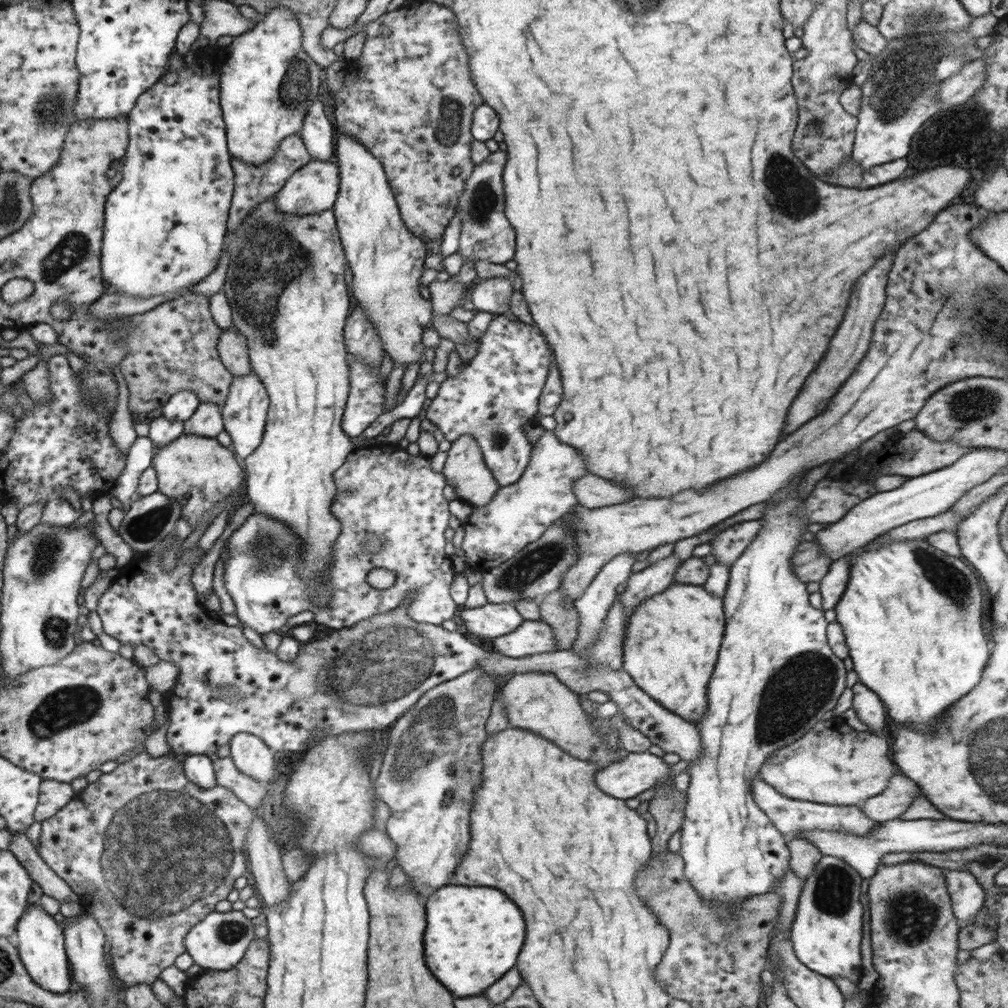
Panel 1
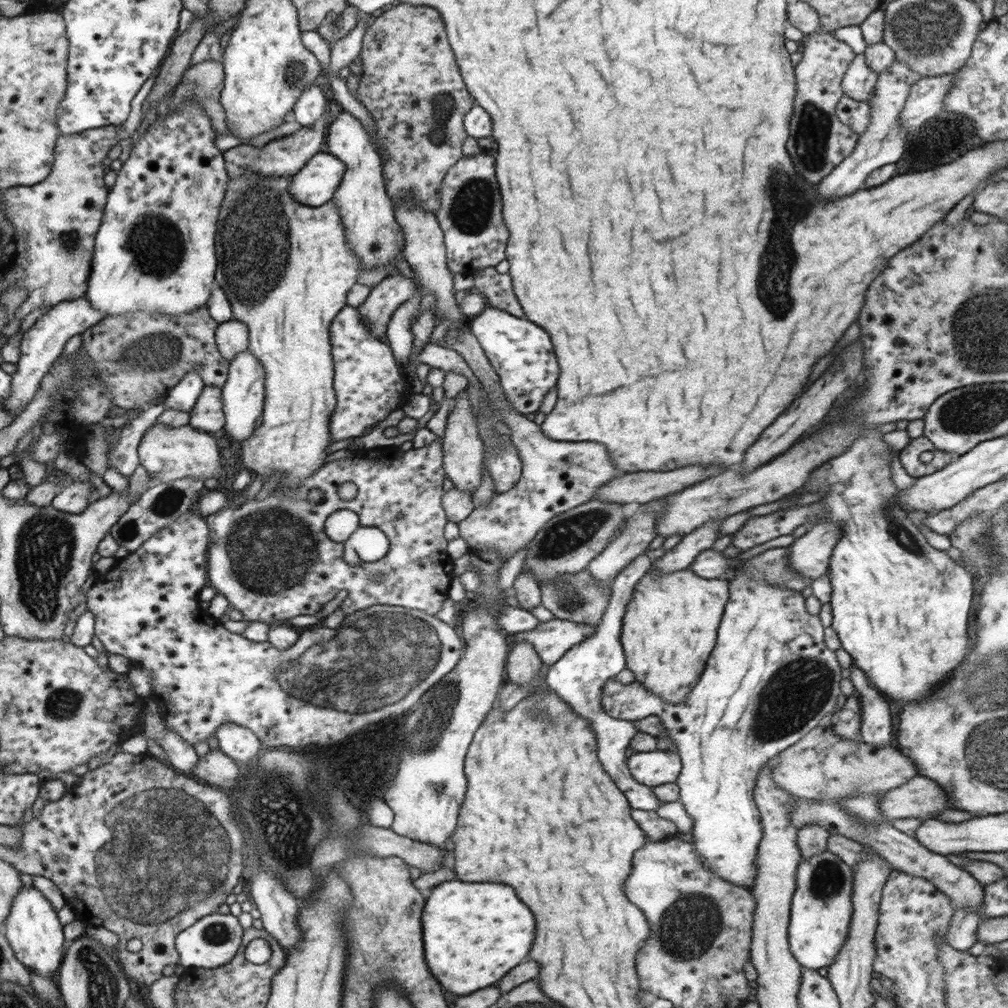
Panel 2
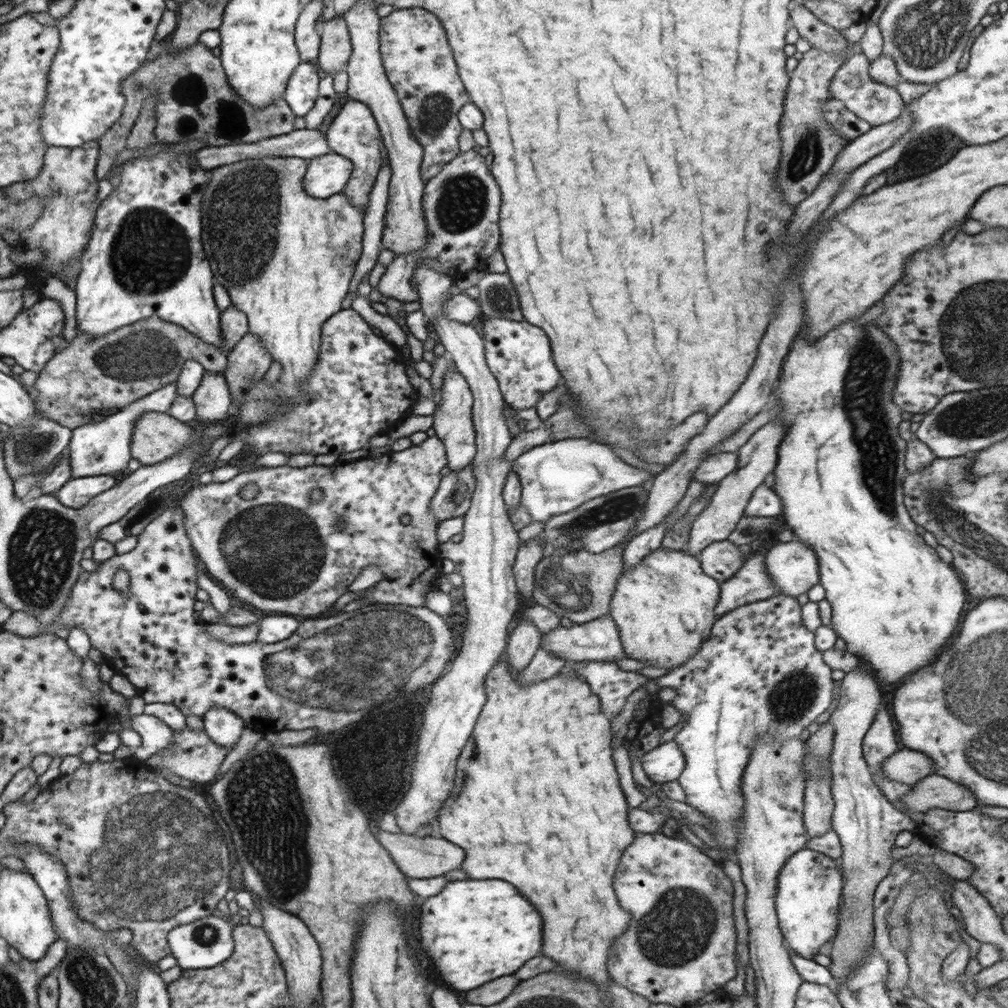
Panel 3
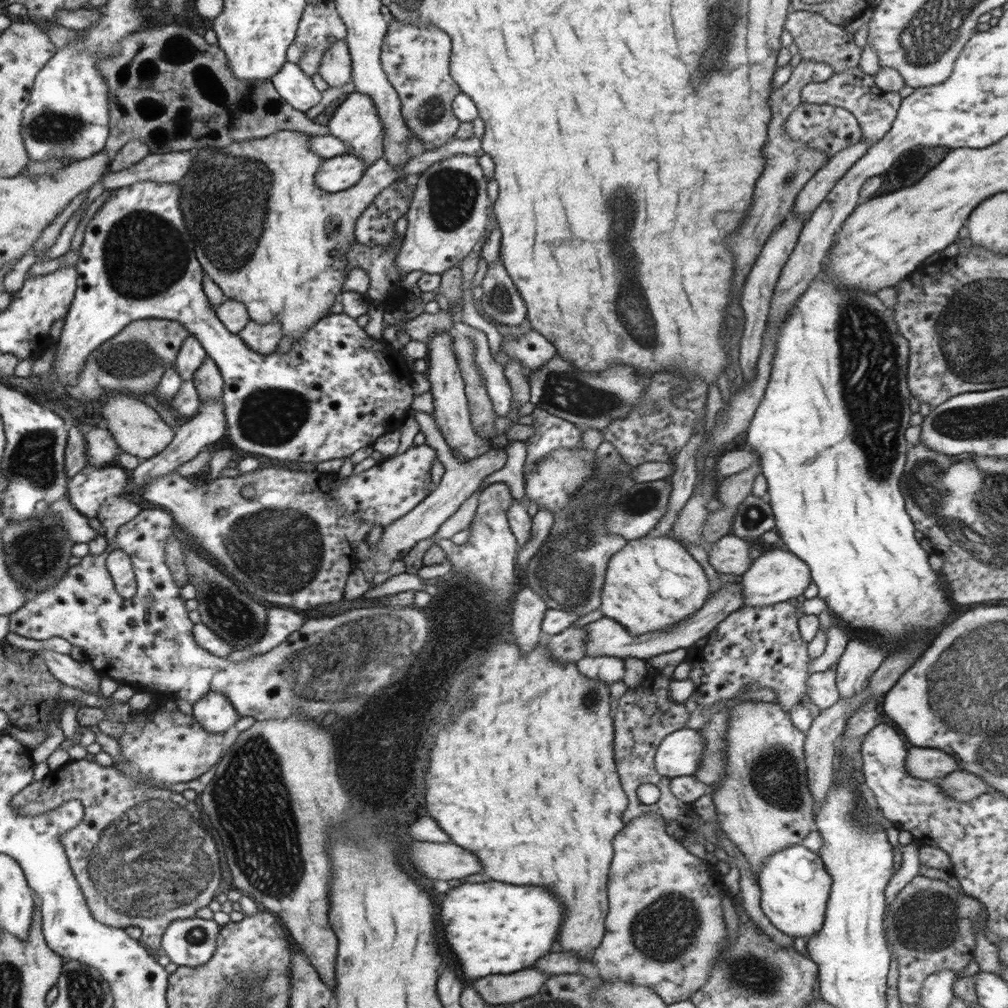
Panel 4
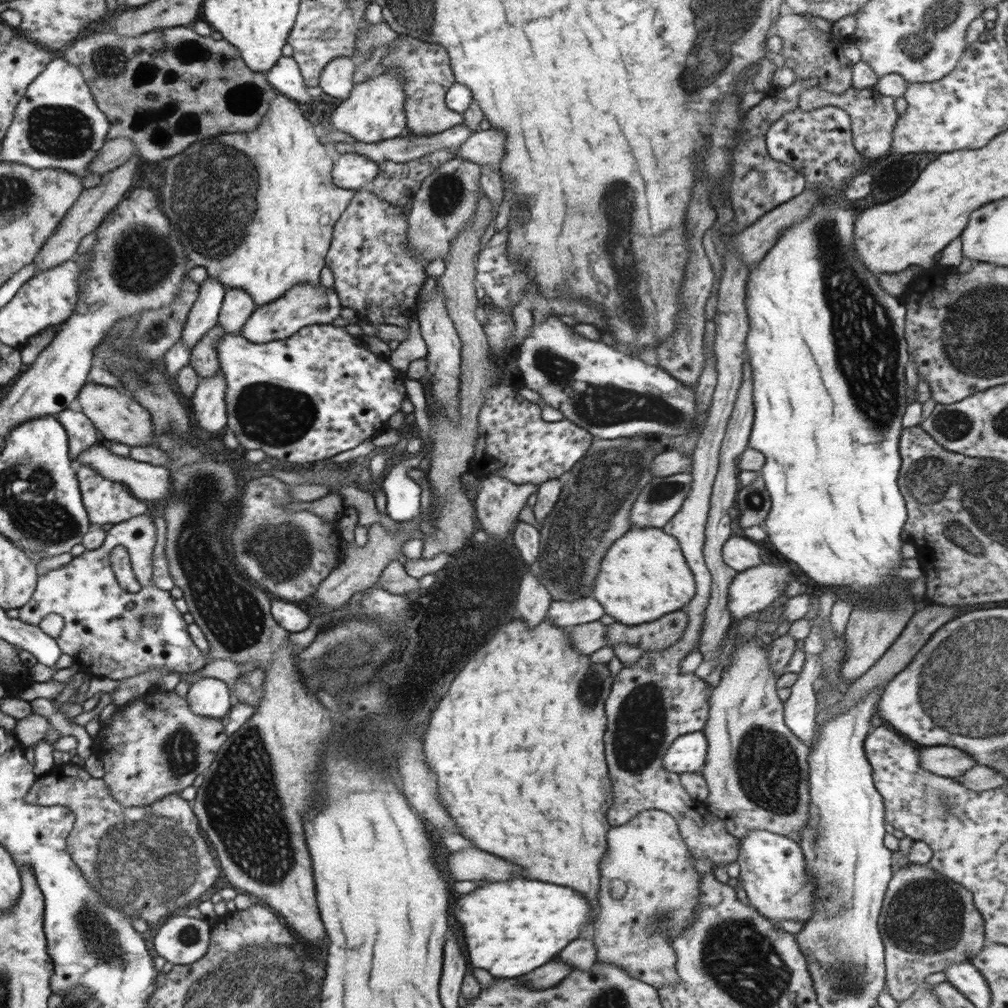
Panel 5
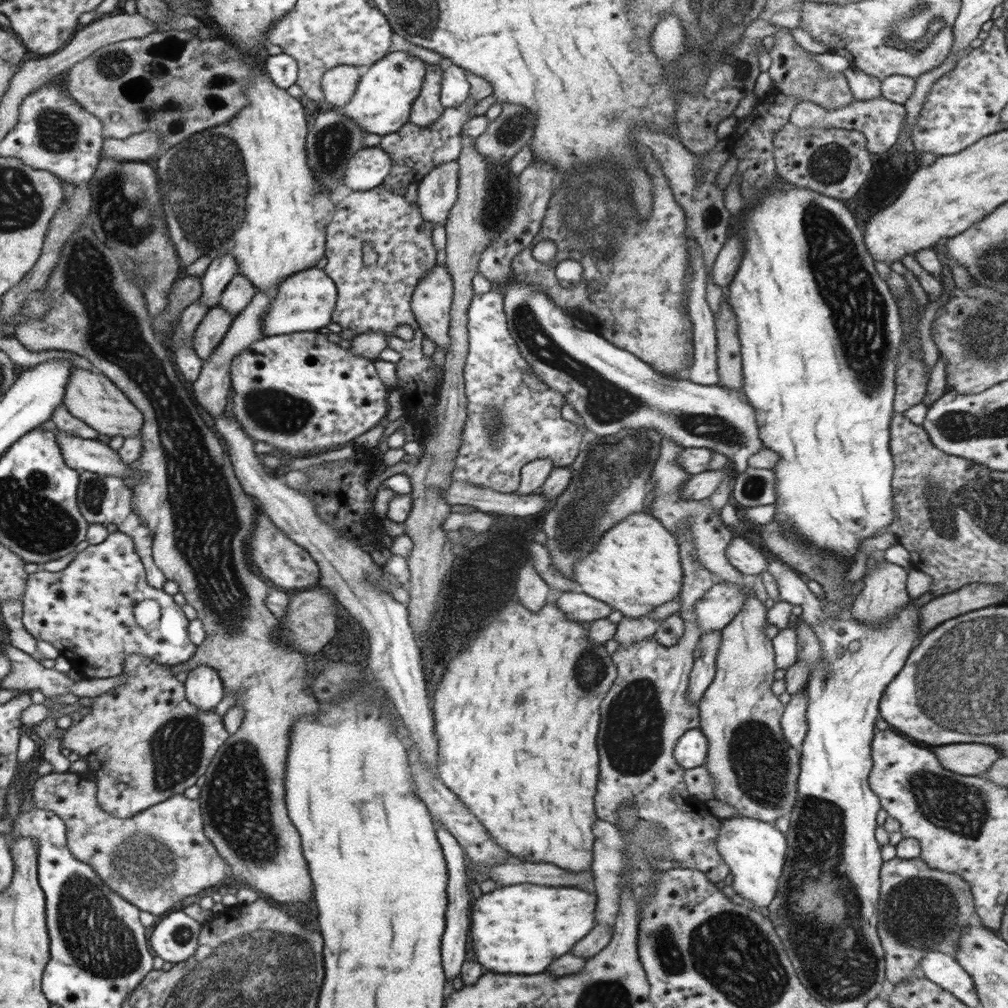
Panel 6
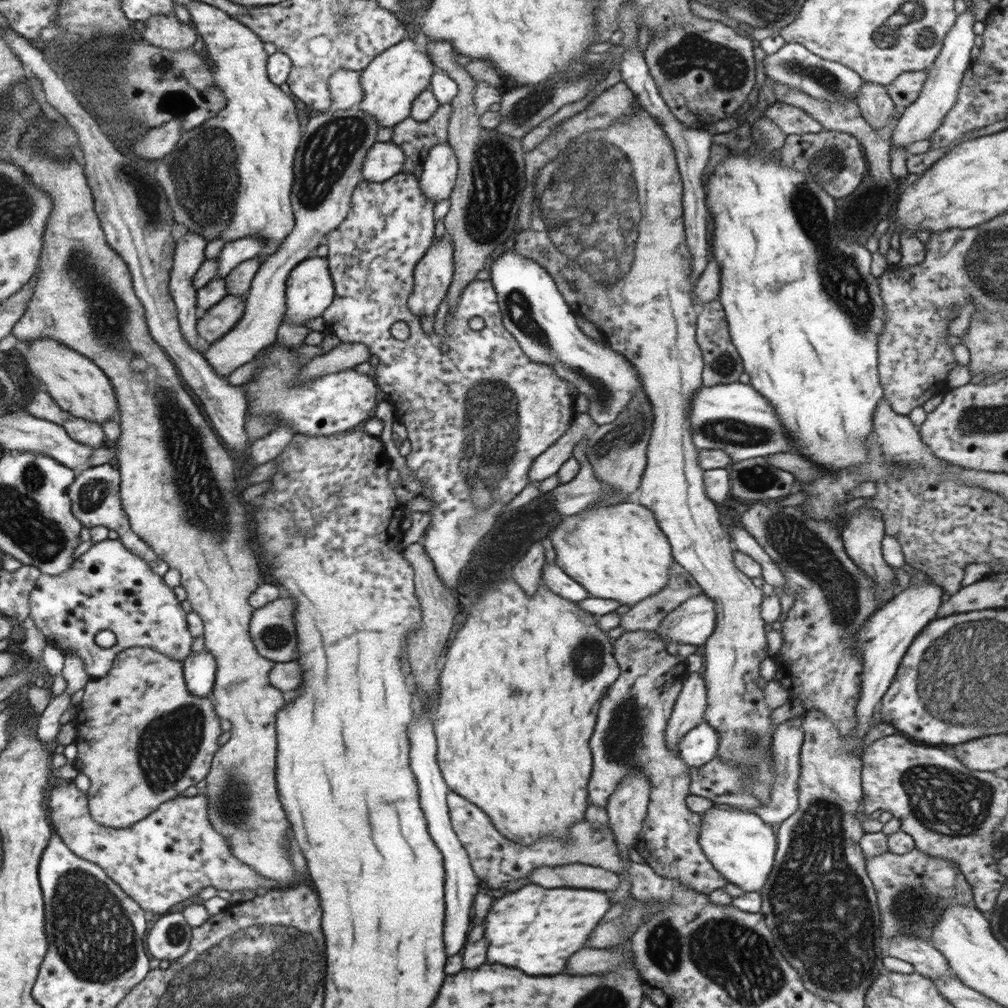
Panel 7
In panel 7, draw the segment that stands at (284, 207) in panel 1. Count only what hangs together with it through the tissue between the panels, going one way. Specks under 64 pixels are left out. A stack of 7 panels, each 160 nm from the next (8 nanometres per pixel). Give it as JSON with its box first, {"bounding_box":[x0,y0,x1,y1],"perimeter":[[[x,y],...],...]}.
{"bounding_box":[363,141,405,182],"perimeter":[[[376,141],[363,162],[364,181],[384,182],[402,172],[405,154],[400,145],[392,141]]]}

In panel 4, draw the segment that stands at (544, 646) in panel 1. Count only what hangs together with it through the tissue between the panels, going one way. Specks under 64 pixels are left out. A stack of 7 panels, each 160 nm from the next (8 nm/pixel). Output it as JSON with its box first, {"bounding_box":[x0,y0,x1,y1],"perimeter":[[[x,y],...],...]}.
{"bounding_box":[585,580,743,660],"perimeter":[[[738,580],[736,583],[732,583],[728,587],[721,587],[720,590],[716,591],[712,597],[706,600],[702,608],[697,610],[695,615],[681,620],[680,623],[676,623],[673,627],[665,628],[664,631],[654,631],[645,635],[632,636],[617,620],[603,616],[601,619],[586,626],[587,647],[585,656],[613,656],[620,660],[636,657],[646,660],[659,654],[662,655],[678,650],[678,648],[688,649],[697,640],[712,632],[731,612],[737,611],[743,606],[742,582]]]}

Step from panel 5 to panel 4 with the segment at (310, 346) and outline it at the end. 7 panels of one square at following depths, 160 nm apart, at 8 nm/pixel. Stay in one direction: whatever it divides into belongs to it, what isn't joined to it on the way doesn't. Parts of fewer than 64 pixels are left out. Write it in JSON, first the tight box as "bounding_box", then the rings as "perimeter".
{"bounding_box":[52,180,413,463],"perimeter":[[[143,180],[136,182],[124,188],[114,189],[106,202],[96,211],[92,220],[88,222],[85,228],[84,242],[79,250],[79,259],[75,264],[77,270],[77,287],[75,297],[71,302],[69,311],[65,316],[65,325],[63,326],[60,339],[54,344],[56,349],[55,358],[52,362],[53,374],[57,376],[57,383],[53,383],[54,388],[58,386],[74,386],[79,382],[82,367],[85,368],[88,356],[92,352],[99,350],[110,339],[118,335],[128,324],[140,319],[166,319],[181,322],[198,340],[210,357],[220,369],[224,386],[221,402],[225,406],[225,419],[227,420],[227,436],[233,443],[233,448],[252,453],[253,455],[266,456],[270,459],[290,461],[294,463],[321,463],[332,459],[346,459],[352,456],[356,451],[366,446],[373,445],[379,436],[391,433],[401,426],[405,412],[410,410],[412,400],[413,371],[402,362],[400,350],[392,350],[390,346],[382,344],[378,339],[372,338],[366,334],[366,331],[356,323],[355,318],[344,313],[331,313],[324,316],[310,327],[301,339],[292,343],[288,352],[280,352],[277,348],[269,355],[258,354],[253,351],[240,335],[231,333],[217,317],[214,307],[209,303],[204,289],[202,288],[202,279],[204,276],[203,268],[196,258],[194,252],[194,243],[190,237],[189,229],[186,225],[184,211],[182,211],[182,190],[181,185],[176,182],[157,182],[156,180]]]}

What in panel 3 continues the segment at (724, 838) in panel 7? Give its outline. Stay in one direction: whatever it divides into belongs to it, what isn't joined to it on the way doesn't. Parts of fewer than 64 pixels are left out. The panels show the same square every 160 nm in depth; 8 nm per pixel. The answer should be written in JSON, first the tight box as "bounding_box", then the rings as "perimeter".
{"bounding_box":[775,848,843,960],"perimeter":[[[806,848],[795,852],[795,854],[790,856],[790,858],[785,862],[785,866],[781,868],[777,878],[775,909],[778,917],[778,925],[780,925],[780,931],[782,932],[783,938],[785,939],[786,946],[789,950],[792,950],[792,952],[796,952],[796,956],[802,956],[802,958],[806,958],[806,960],[814,960],[816,955],[828,949],[829,945],[836,937],[840,923],[840,920],[838,920],[837,916],[838,913],[841,912],[840,906],[843,898],[843,877],[842,869],[838,869],[838,867],[836,867],[836,862],[834,862],[833,858]]]}

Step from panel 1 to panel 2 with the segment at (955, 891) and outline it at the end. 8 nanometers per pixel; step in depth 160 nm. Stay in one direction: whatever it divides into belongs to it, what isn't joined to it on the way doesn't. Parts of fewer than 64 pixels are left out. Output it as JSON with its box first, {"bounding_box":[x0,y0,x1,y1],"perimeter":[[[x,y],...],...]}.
{"bounding_box":[946,908,980,954],"perimeter":[[[956,908],[946,935],[947,944],[952,949],[966,954],[977,943],[976,931],[978,931],[980,924],[977,912]]]}

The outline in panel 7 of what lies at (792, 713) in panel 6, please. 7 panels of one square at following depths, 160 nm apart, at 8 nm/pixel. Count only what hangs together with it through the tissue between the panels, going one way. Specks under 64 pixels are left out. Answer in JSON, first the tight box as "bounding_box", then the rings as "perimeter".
{"bounding_box":[714,721,805,824],"perimeter":[[[786,721],[781,725],[774,727],[772,732],[773,743],[771,744],[771,758],[775,767],[773,772],[777,774],[771,788],[770,802],[765,806],[756,806],[756,808],[746,808],[746,806],[731,806],[729,804],[715,804],[714,807],[720,809],[735,809],[756,813],[766,824],[780,824],[787,818],[790,818],[799,810],[798,800],[798,781],[801,773],[801,746],[805,739],[805,731],[803,729],[795,729],[790,727],[791,723]]]}

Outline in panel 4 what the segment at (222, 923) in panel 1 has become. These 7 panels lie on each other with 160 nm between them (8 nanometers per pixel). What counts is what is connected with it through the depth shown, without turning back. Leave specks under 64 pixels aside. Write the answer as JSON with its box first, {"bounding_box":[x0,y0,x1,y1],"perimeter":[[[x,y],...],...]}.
{"bounding_box":[162,917,221,968],"perimeter":[[[190,917],[170,924],[165,932],[162,953],[178,967],[196,968],[207,964],[216,952],[221,926],[214,920]]]}

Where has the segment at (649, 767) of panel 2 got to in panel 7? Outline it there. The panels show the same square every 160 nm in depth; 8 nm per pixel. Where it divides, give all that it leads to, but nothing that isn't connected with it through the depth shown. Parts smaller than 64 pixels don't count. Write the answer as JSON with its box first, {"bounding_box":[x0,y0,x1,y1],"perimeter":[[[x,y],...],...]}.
{"bounding_box":[679,723,719,767],"perimeter":[[[701,723],[686,733],[679,744],[679,756],[689,767],[699,767],[717,756],[719,736],[710,725]]]}

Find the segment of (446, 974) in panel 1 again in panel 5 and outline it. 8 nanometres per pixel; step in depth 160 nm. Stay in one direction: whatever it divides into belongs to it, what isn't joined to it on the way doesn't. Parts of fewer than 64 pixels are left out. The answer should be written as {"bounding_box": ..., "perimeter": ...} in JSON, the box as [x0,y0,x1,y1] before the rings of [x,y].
{"bounding_box":[454,878,595,978],"perimeter":[[[518,878],[518,880],[508,880],[508,882],[494,882],[470,894],[464,894],[454,904],[454,916],[458,924],[462,926],[466,948],[470,954],[470,964],[476,968],[488,970],[496,978],[516,978],[552,960],[564,946],[576,940],[584,928],[588,928],[586,932],[589,934],[595,916],[594,908],[590,906],[586,898],[582,898],[578,892],[570,888],[562,888],[562,886],[540,882],[540,880]]]}

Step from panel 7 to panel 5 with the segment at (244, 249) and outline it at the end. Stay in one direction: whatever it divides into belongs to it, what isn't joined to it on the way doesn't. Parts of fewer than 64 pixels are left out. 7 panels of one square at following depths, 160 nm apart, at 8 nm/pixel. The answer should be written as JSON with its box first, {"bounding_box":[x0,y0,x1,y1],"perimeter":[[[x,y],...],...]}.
{"bounding_box":[181,276,227,350],"perimeter":[[[210,276],[199,284],[198,298],[190,309],[188,322],[181,336],[188,349],[193,350],[200,338],[218,323],[226,291],[227,289],[221,282],[218,282],[218,279]]]}

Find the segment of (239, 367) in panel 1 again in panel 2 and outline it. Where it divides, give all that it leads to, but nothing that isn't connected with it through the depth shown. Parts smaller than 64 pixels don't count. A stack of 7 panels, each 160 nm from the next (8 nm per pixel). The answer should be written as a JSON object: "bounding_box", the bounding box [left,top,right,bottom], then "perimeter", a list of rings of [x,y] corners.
{"bounding_box":[215,318,249,361],"perimeter":[[[234,318],[219,323],[215,330],[215,343],[222,356],[231,361],[236,354],[248,348],[249,328]]]}

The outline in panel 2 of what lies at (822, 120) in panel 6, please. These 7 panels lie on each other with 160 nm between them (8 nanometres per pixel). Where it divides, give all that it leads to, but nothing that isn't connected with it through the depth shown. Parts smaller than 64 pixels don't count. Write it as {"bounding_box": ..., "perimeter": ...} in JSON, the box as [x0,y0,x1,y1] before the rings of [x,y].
{"bounding_box":[841,53,879,104],"perimeter":[[[865,53],[855,55],[841,80],[843,95],[869,104],[878,77],[879,74],[866,64]]]}

